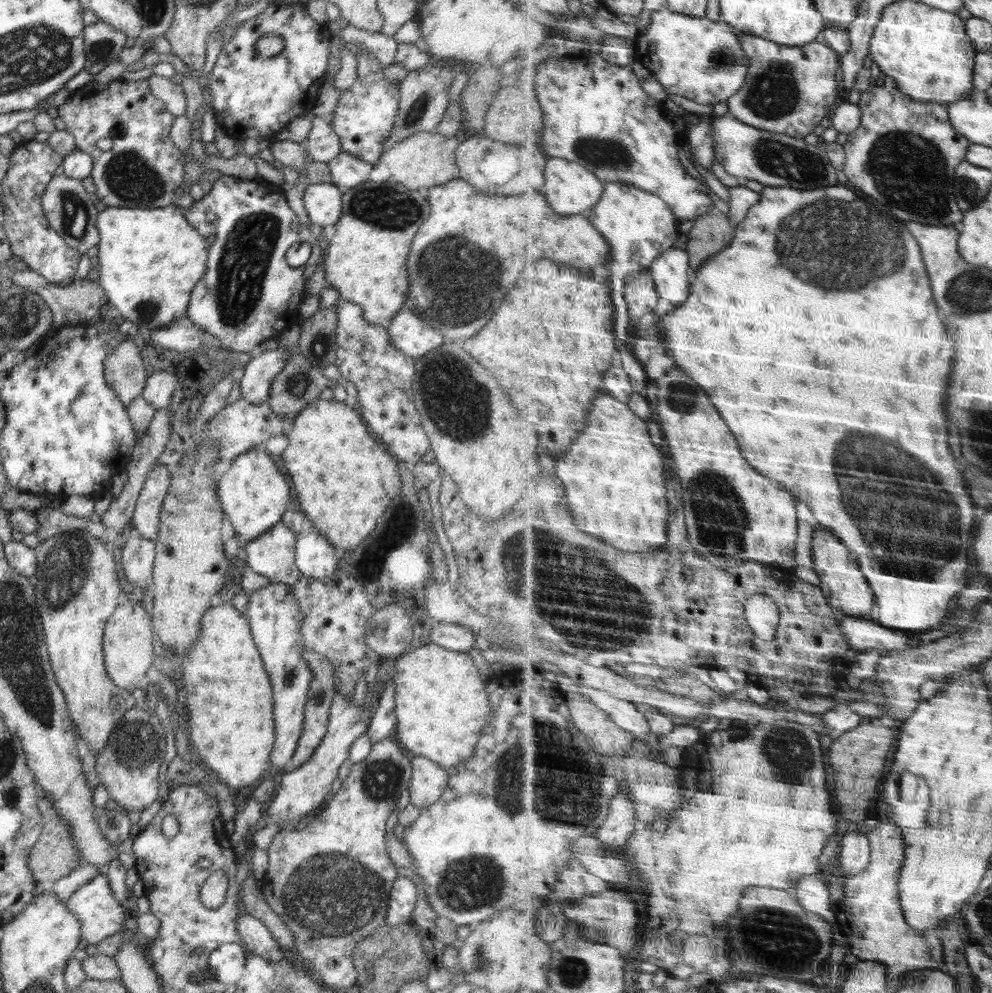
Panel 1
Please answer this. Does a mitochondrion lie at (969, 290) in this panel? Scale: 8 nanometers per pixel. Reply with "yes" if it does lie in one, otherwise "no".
yes

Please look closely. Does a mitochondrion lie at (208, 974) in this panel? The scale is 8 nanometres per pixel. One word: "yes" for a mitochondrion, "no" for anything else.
no

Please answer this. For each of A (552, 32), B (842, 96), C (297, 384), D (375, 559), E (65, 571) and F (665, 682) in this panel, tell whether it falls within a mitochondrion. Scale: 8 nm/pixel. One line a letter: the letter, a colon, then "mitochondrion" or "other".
A: other
B: other
C: mitochondrion
D: other
E: mitochondrion
F: other

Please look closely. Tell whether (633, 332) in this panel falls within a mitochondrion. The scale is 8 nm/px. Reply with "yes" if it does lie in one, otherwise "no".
no

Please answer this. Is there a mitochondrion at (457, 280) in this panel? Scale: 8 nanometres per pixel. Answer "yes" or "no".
yes

